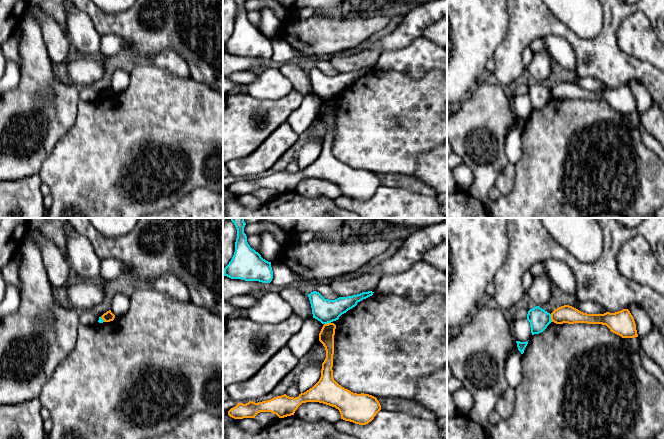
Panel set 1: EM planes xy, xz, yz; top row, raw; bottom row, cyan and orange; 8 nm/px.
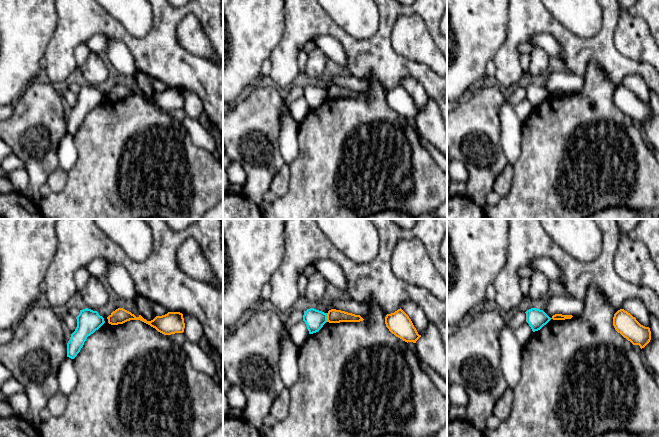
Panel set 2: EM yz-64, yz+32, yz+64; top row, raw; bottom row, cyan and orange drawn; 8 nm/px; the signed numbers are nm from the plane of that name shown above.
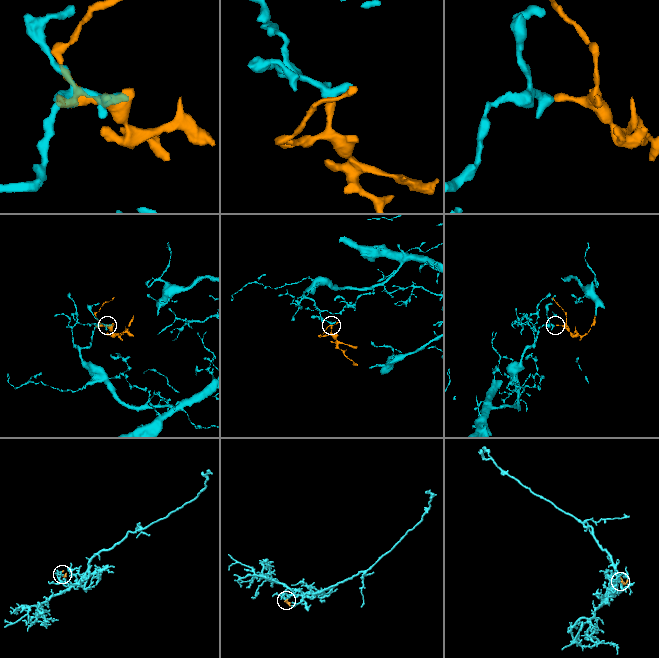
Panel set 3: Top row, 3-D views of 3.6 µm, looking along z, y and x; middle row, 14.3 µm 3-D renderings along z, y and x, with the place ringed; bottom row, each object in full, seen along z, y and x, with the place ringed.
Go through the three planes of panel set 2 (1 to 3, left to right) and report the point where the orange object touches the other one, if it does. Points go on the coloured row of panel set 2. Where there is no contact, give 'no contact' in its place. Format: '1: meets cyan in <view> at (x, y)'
1: no contact
2: meets cyan in yz+32 at (326, 317)
3: no contact

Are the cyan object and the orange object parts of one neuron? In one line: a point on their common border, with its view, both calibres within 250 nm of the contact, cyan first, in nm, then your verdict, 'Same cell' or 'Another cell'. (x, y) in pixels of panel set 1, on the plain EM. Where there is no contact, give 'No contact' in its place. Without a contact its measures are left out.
Touches cyan at yz (550, 94). Thickness 170 nm (cyan) against 140 nm. Another cell

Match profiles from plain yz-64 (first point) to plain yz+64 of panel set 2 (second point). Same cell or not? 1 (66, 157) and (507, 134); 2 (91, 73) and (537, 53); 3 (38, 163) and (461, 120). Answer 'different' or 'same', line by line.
1: same
2: same
3: same

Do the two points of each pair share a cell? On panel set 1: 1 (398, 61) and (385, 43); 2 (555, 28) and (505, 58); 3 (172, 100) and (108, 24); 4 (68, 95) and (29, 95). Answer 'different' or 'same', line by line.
1: different
2: same
3: different
4: same

